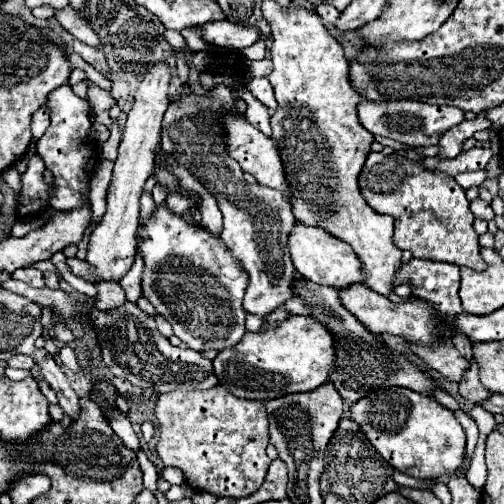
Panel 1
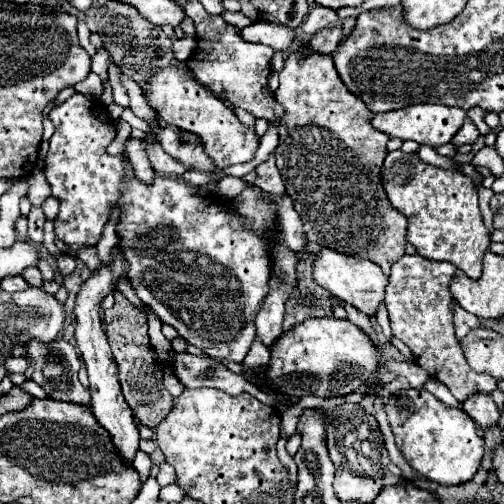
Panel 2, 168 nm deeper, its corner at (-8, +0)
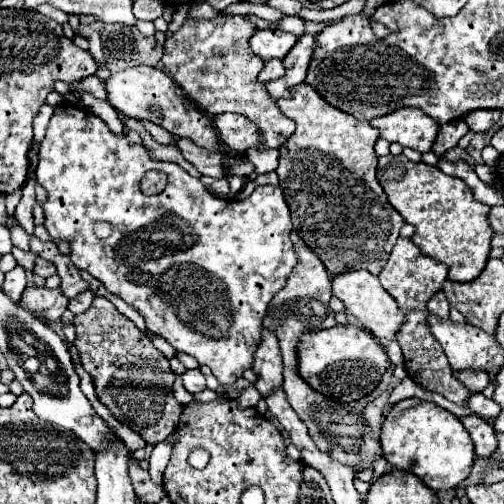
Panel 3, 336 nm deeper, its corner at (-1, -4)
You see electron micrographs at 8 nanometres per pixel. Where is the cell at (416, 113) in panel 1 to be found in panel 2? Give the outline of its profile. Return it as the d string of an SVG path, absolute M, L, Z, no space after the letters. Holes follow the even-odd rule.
M416 104L416 106L392 110L392 112L374 114L372 126L388 136L396 136L400 140L414 140L418 144L436 148L452 140L452 136L460 130L464 118L466 118L466 112L460 108L448 108L448 106L438 106L438 104Z

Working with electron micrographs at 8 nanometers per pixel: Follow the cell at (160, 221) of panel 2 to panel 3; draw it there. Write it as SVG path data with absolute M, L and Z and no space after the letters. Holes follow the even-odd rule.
M71 104L55 106L55 114L49 120L45 138L39 144L39 164L37 164L37 170L35 170L35 178L47 190L47 200L43 202L43 210L45 210L43 226L47 228L47 234L51 236L51 240L53 242L69 240L71 242L71 260L73 260L73 264L81 270L87 270L109 292L113 292L115 296L125 300L129 306L133 306L145 318L149 332L165 338L175 350L193 356L199 364L209 366L213 376L219 380L219 384L233 384L237 378L241 378L241 374L245 370L253 368L255 350L257 350L257 346L263 338L263 316L267 312L267 306L269 306L271 298L281 290L281 286L285 286L285 280L287 280L287 276L289 276L289 272L295 264L295 258L297 258L295 248L289 240L289 232L293 230L291 214L289 214L289 208L287 208L285 198L283 198L283 190L279 186L257 186L255 192L243 202L229 200L229 198L225 198L225 200L217 198L217 196L213 196L211 192L207 192L203 188L201 180L189 176L181 166L173 164L173 162L153 160L143 142L141 144L131 144L127 140L127 136L115 136L99 116L89 112L87 108L71 106ZM153 168L165 172L169 182L167 182L167 188L161 194L145 196L139 190L139 180L143 178L143 174L147 170L153 170ZM93 226L95 226L95 232L93 232ZM141 228L145 228L145 234L133 234L133 232L139 232ZM101 238L105 240L101 240Z

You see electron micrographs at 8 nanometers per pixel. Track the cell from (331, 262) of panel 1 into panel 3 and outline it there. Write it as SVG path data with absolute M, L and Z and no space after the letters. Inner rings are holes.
M365 270L347 272L345 276L335 276L333 296L337 296L345 304L345 310L353 314L367 330L371 330L373 336L377 336L379 340L397 340L395 334L401 330L401 324L405 322L405 314L399 310L395 298L387 290L383 290L377 276Z

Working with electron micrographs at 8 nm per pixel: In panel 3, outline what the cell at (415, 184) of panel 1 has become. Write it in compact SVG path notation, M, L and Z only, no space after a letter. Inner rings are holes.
M387 154L379 158L377 178L391 206L415 226L413 242L419 246L421 254L443 262L449 268L449 280L471 282L483 272L493 236L487 218L489 206L475 200L473 190L461 178L447 176L437 166L409 162L403 154Z

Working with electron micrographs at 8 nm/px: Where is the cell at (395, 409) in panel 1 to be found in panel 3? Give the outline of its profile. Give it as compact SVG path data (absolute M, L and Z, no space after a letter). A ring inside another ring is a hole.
M417 398L397 402L381 426L383 458L399 468L417 474L431 490L449 490L461 484L473 468L475 450L461 420L445 408Z

